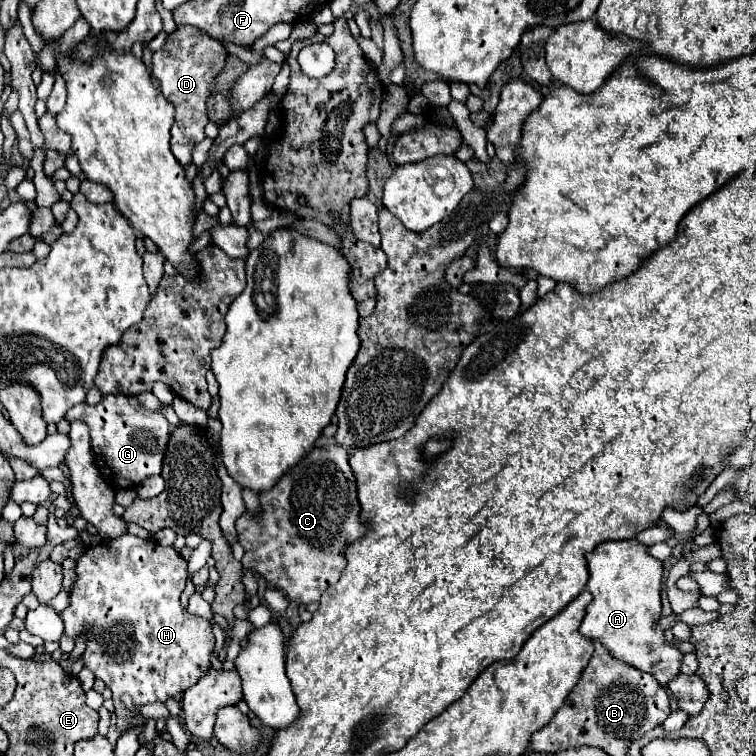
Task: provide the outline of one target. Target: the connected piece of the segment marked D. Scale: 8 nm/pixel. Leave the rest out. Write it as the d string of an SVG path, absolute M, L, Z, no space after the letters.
M182 25L174 33L170 33L166 37L166 43L152 57L152 75L160 81L160 91L176 107L170 149L180 165L188 165L192 161L194 145L206 137L204 135L204 127L208 123L206 99L210 95L214 75L218 75L224 69L226 57L228 53L222 47L222 43L190 25Z

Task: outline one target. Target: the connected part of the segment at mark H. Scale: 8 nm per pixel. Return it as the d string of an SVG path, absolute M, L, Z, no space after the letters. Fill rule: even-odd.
M126 533L116 539L102 541L100 545L88 547L76 561L76 575L78 579L70 591L70 605L60 613L66 635L70 639L82 637L86 641L82 661L94 673L94 677L102 679L112 691L116 729L124 733L144 727L144 715L140 715L140 711L132 713L126 709L120 699L122 695L130 695L136 707L166 701L192 687L210 667L210 653L214 651L212 625L208 619L190 615L188 609L180 605L180 595L188 581L186 561L172 547L162 547L156 541L146 541ZM128 625L134 629L134 637L130 635L132 645L128 643Z

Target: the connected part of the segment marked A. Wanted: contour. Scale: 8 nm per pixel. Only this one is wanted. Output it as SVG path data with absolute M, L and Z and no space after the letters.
M636 539L600 543L594 551L586 553L586 561L588 561L588 573L590 573L586 589L592 593L594 599L586 607L586 617L580 625L580 633L592 641L602 641L612 651L614 657L634 665L640 671L652 673L662 687L668 687L668 683L680 675L680 661L684 653L672 647L664 639L664 631L658 625L662 615L662 601L660 601L662 571L664 571L662 561L654 559L648 553L648 547L644 543L638 543Z

